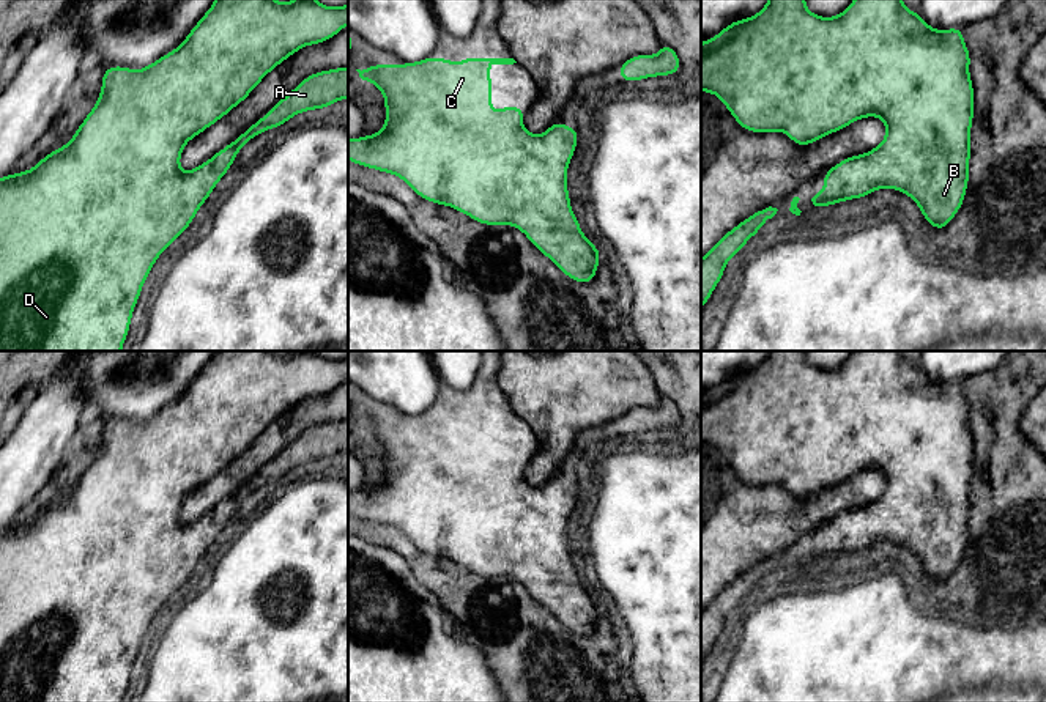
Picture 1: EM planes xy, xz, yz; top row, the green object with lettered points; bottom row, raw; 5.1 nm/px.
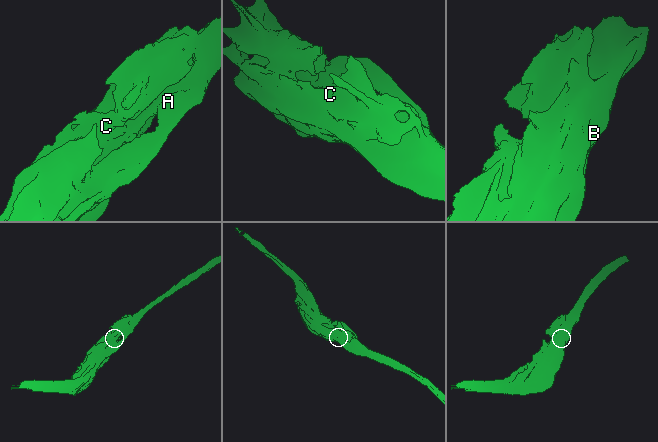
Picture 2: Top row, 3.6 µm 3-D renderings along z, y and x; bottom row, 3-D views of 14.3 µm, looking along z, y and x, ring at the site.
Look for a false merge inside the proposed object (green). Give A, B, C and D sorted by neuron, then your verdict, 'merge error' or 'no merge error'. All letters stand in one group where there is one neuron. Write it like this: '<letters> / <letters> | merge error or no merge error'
A B C D | no merge error

